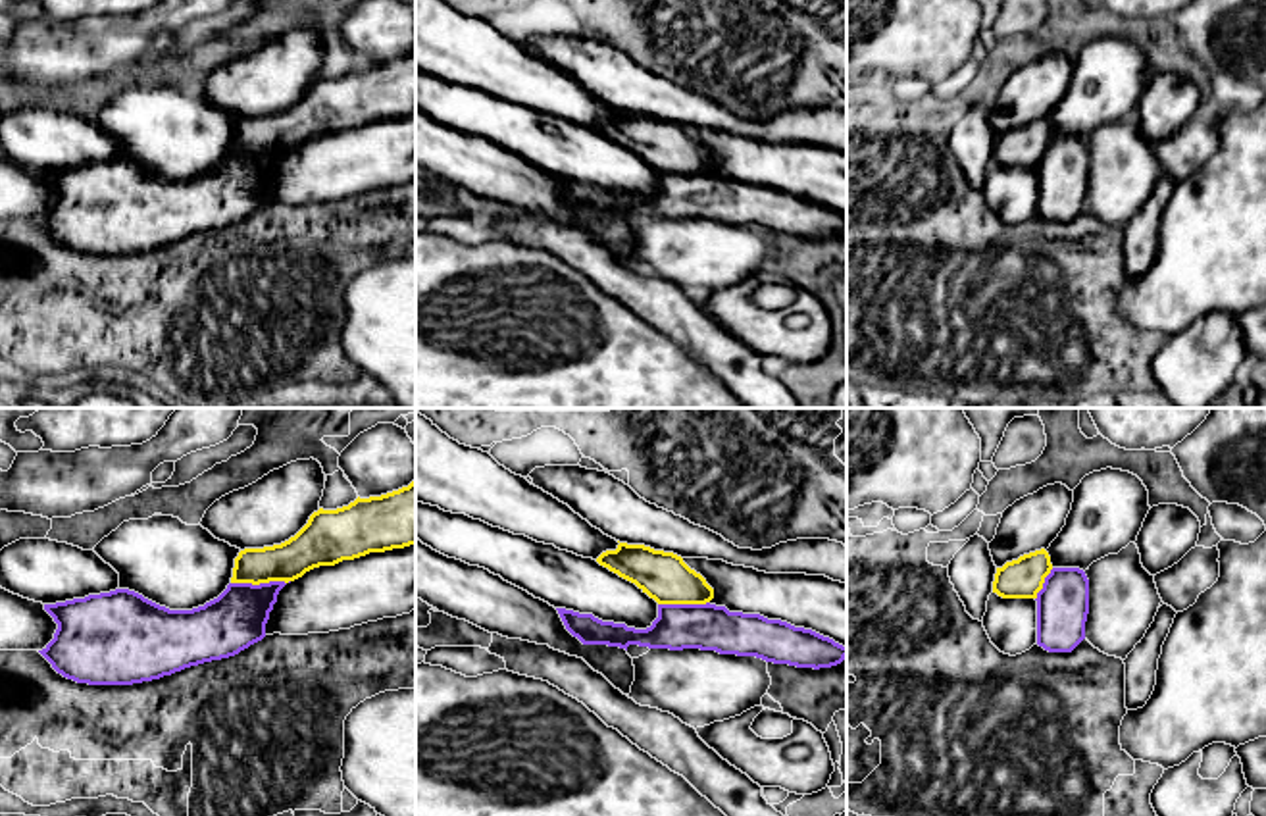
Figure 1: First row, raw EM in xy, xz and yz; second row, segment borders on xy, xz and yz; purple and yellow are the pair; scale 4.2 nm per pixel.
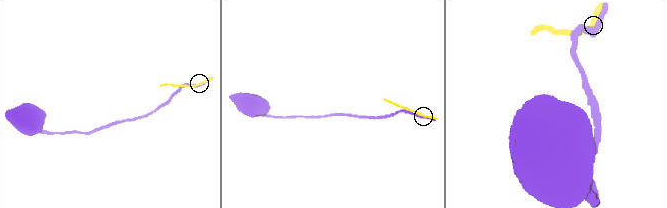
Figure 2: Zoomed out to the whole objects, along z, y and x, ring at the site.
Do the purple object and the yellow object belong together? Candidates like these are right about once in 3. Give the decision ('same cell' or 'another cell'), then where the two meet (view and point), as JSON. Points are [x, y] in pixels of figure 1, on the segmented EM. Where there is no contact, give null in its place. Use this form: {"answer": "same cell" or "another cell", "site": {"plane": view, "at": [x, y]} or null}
{"answer": "another cell", "site": {"plane": "xy", "at": [260, 584]}}

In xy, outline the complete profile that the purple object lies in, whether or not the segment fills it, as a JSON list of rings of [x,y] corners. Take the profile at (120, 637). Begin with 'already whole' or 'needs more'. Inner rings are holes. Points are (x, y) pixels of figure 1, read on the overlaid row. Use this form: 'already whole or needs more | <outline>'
already whole | [[[229,583],[217,599],[192,610],[169,610],[129,589],[44,604],[58,629],[38,652],[77,683],[160,679],[262,641],[285,585]]]

